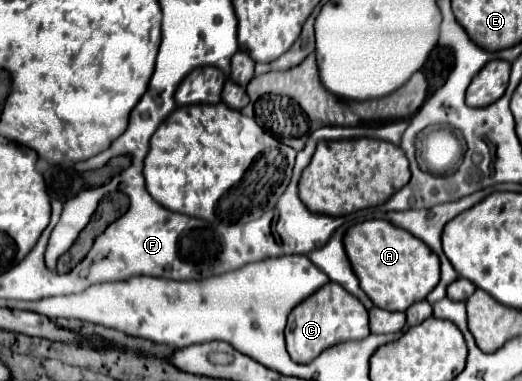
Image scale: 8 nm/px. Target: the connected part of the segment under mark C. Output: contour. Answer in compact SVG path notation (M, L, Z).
M330 281L292 309L286 325L286 349L296 363L310 363L326 347L350 339L364 339L368 335L370 329L366 307L344 287Z

